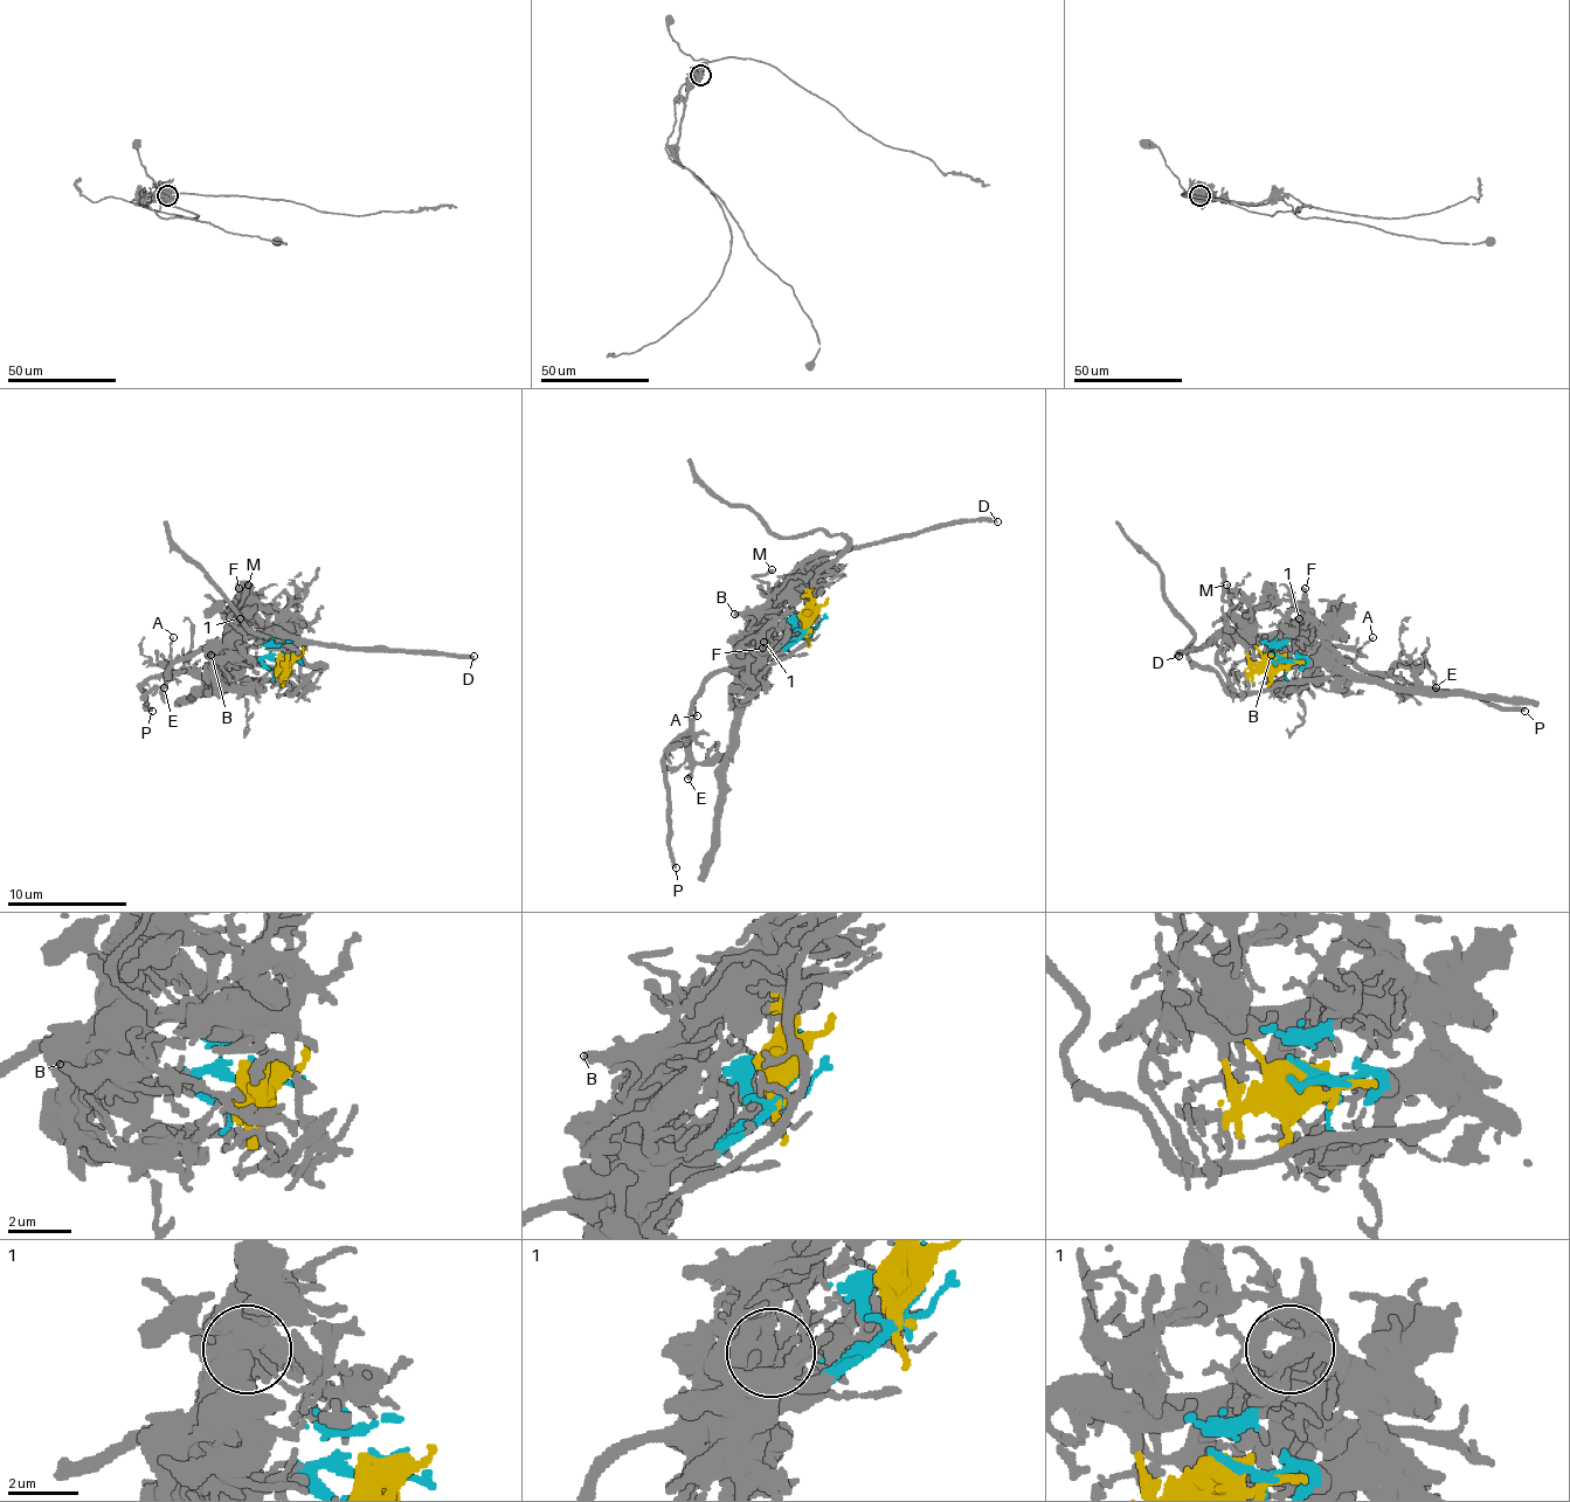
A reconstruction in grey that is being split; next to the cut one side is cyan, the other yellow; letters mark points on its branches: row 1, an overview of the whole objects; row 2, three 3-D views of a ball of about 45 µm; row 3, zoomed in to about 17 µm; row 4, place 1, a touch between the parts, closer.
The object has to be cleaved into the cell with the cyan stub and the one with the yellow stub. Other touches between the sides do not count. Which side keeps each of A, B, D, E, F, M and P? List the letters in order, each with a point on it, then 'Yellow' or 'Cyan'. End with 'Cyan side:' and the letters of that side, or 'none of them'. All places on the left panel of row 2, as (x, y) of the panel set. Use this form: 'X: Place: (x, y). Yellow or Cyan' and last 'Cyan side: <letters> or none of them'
A: Place: (173, 637). Yellow
B: Place: (211, 655). Yellow
D: Place: (474, 656). Yellow
E: Place: (164, 687). Yellow
F: Place: (239, 588). Yellow
M: Place: (248, 585). Yellow
P: Place: (152, 711). Yellow
Cyan side: none of them

